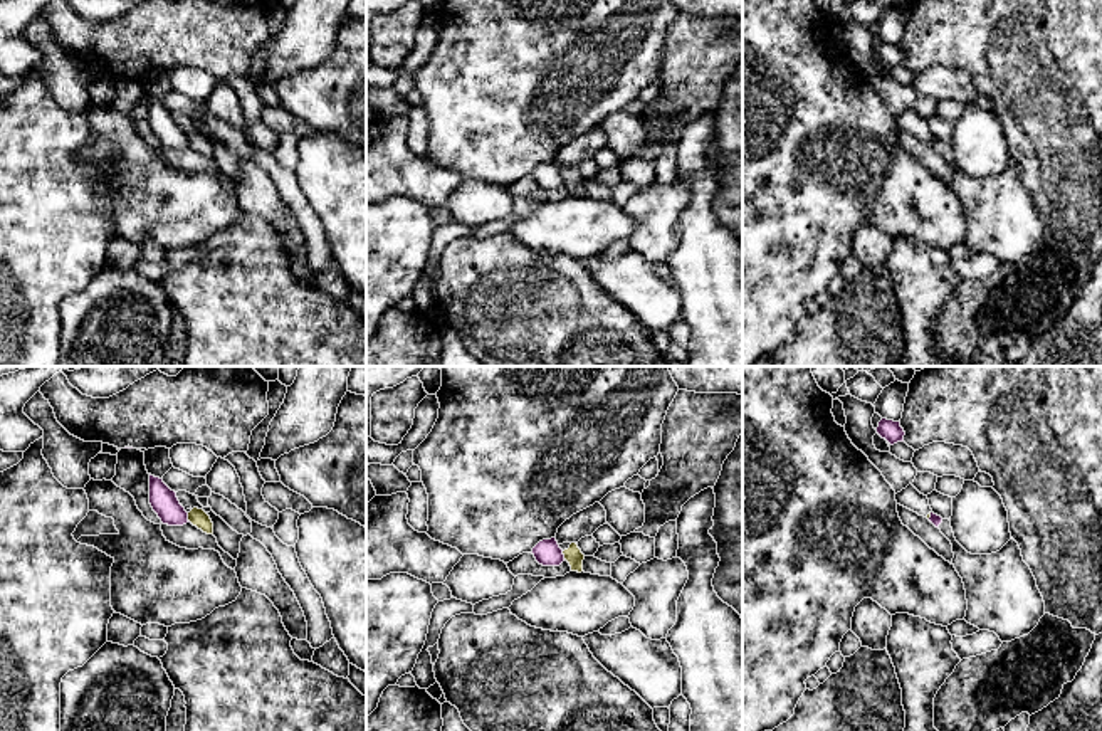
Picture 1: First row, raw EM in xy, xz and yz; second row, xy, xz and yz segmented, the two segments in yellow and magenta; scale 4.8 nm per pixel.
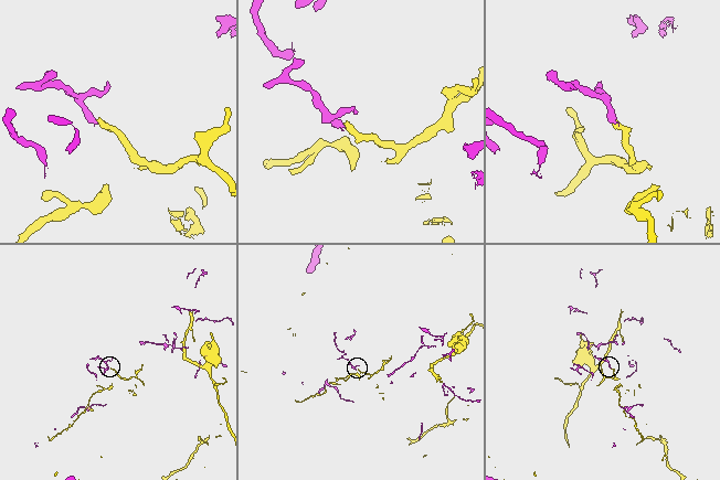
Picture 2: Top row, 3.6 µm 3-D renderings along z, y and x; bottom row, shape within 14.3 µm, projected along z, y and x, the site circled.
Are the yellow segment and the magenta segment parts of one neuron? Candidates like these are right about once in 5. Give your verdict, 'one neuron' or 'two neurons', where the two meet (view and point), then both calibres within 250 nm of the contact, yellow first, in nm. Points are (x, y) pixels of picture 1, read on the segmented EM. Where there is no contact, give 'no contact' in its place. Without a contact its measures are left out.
two neurons; contact xy (188, 518); calibres 90 and 130 nm

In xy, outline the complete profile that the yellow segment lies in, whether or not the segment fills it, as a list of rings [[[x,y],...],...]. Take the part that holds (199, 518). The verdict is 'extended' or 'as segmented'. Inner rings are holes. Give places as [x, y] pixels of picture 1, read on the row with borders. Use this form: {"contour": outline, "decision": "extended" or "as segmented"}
{"contour": [[[193,507],[188,513],[188,521],[198,529],[202,529],[203,533],[213,534],[213,523],[203,509]]], "decision": "as segmented"}

